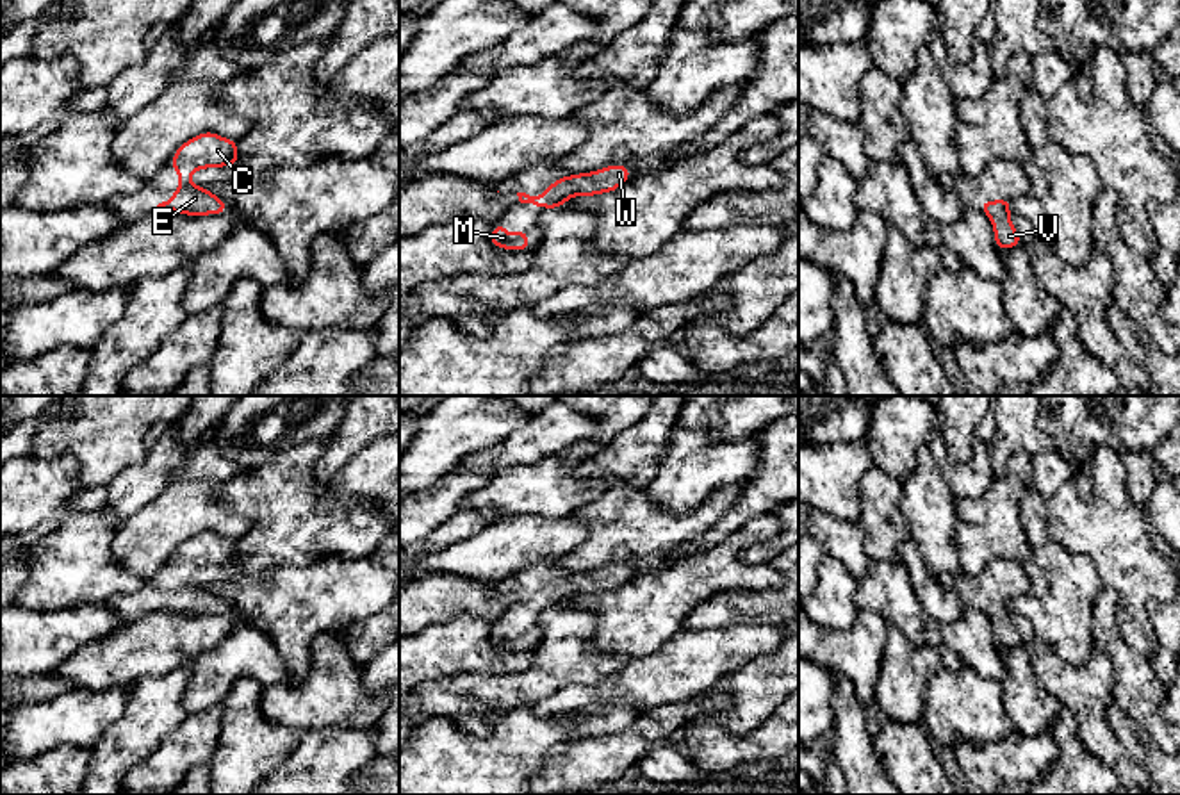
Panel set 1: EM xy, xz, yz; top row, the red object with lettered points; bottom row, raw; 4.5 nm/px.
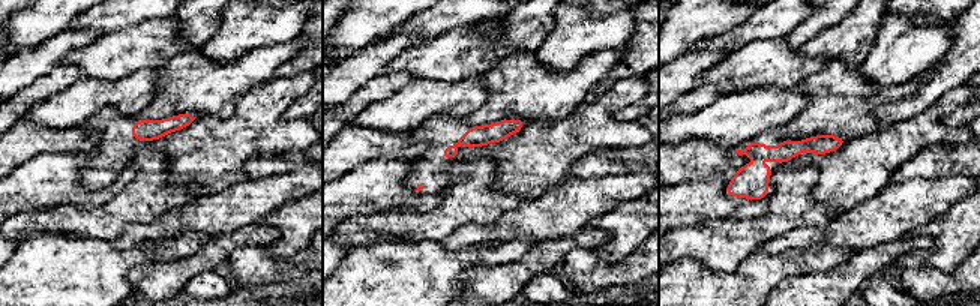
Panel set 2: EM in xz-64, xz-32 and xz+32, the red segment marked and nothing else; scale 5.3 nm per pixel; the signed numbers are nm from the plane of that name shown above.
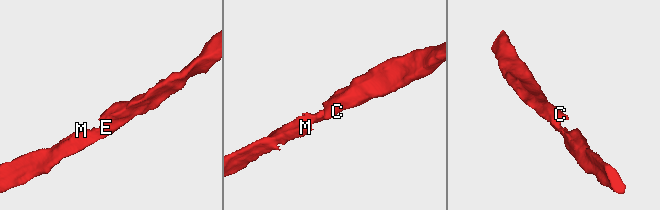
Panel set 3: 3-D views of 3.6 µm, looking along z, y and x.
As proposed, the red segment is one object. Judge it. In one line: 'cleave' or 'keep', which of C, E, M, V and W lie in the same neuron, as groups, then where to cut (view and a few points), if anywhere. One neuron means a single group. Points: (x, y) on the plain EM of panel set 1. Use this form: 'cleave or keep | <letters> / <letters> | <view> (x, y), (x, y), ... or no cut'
keep | C E M V W | no cut

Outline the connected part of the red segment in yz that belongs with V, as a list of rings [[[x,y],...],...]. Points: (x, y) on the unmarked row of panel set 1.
[[[1004,597],[998,601],[986,599],[986,601],[982,601],[980,610],[993,622],[996,649],[1021,645],[1021,638],[1018,635],[1018,629],[1009,619],[1009,613],[1011,613],[1009,597]]]

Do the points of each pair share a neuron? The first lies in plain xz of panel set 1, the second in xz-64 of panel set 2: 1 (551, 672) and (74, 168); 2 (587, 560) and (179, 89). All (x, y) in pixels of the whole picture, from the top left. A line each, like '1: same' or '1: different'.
1: different
2: same

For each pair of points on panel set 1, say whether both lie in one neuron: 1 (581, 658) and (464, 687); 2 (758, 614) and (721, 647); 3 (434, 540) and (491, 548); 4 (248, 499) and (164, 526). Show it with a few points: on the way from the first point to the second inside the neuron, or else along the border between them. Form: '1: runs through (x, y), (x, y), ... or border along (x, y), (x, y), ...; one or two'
1: runs through (553, 667), (528, 687), (492, 687); one
2: border along (779, 622), (708, 628); two
3: border along (489, 523), (435, 553), (426, 553), (417, 562); two
4: border along (246, 469), (216, 494), (250, 523), (237, 539); two

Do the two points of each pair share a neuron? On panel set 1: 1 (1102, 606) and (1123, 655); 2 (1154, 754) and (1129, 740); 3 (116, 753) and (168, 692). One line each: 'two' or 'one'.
1: one
2: one
3: one

